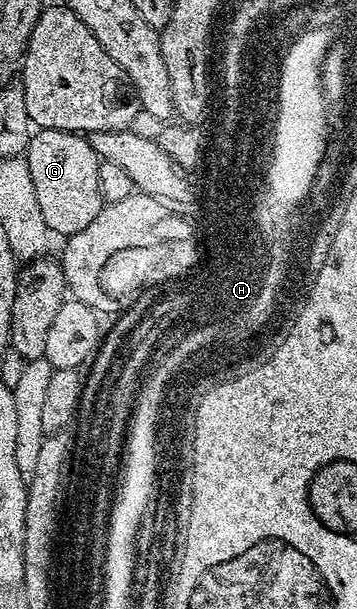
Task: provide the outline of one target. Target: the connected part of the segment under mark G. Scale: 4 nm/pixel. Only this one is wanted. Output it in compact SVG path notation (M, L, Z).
M39 129L31 137L24 157L28 172L32 172L36 204L40 204L40 213L51 235L69 236L96 220L104 203L100 192L100 159L89 137L72 130Z

